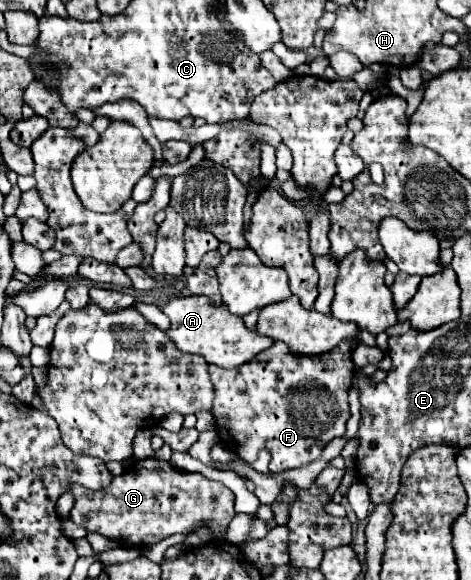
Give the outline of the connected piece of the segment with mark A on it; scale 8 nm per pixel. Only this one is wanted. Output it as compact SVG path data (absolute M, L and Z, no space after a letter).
M203 295L171 299L161 311L171 321L171 325L165 333L177 345L177 349L181 349L185 353L201 355L201 357L205 357L207 363L219 365L223 369L239 367L239 365L247 363L249 359L253 359L257 353L261 353L273 345L273 343L269 343L269 339L261 339L261 335L247 329L243 325L243 319L237 319L237 315L229 315L225 311L225 305L213 307L211 301Z

